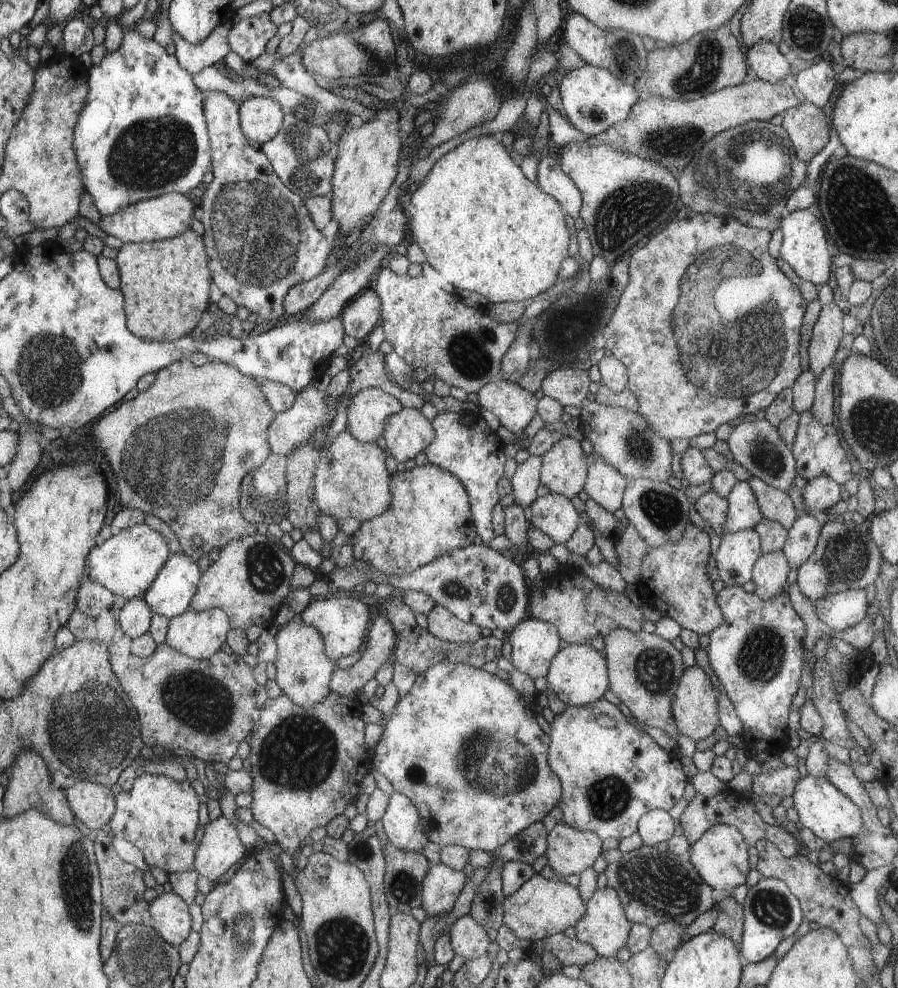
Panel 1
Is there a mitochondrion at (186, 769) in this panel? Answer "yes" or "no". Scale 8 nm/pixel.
no

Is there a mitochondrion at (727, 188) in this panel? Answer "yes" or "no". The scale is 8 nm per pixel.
yes

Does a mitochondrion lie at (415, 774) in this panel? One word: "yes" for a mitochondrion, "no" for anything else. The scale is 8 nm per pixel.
yes

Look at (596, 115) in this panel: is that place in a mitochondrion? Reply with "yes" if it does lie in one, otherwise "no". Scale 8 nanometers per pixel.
yes

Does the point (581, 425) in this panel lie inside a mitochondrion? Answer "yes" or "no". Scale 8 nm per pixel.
no

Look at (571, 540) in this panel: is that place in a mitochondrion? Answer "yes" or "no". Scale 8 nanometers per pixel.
no

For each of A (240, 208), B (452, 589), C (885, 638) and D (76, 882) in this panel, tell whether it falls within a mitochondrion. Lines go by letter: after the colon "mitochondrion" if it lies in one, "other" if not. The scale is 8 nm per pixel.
A: mitochondrion
B: mitochondrion
C: other
D: mitochondrion

